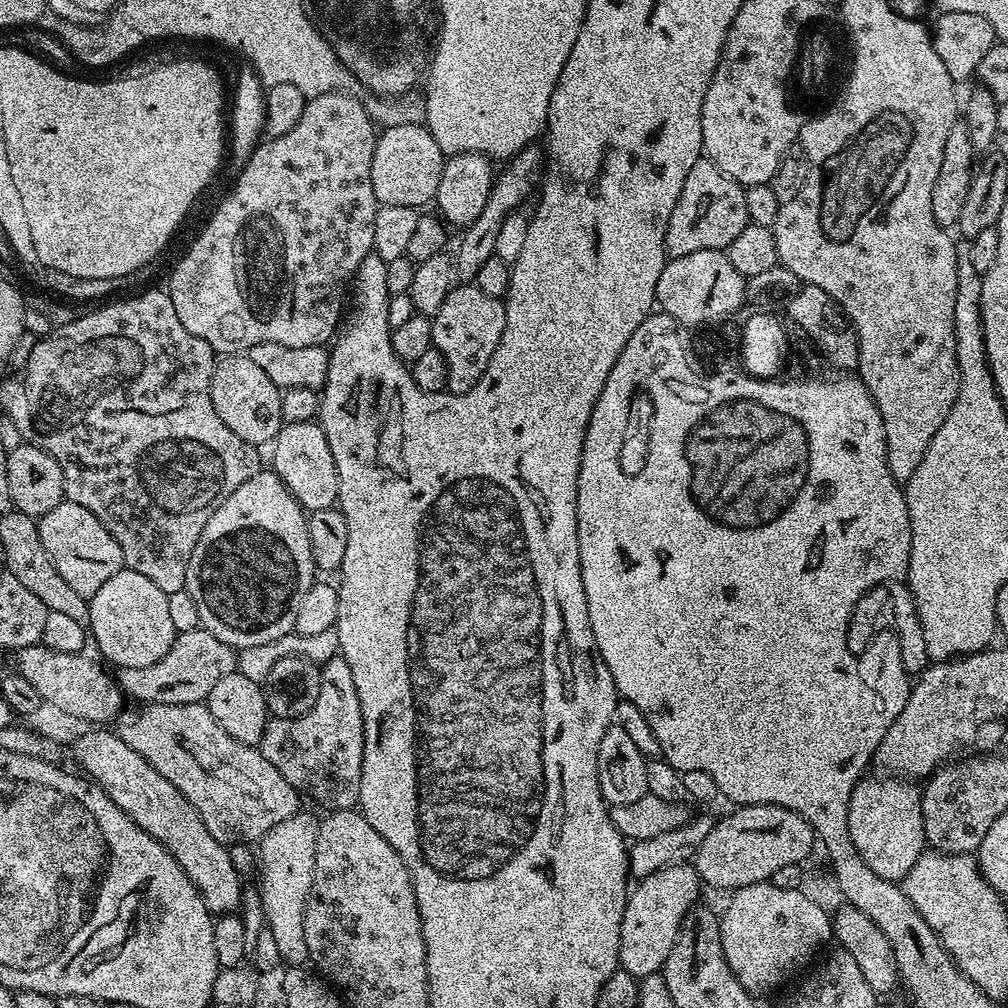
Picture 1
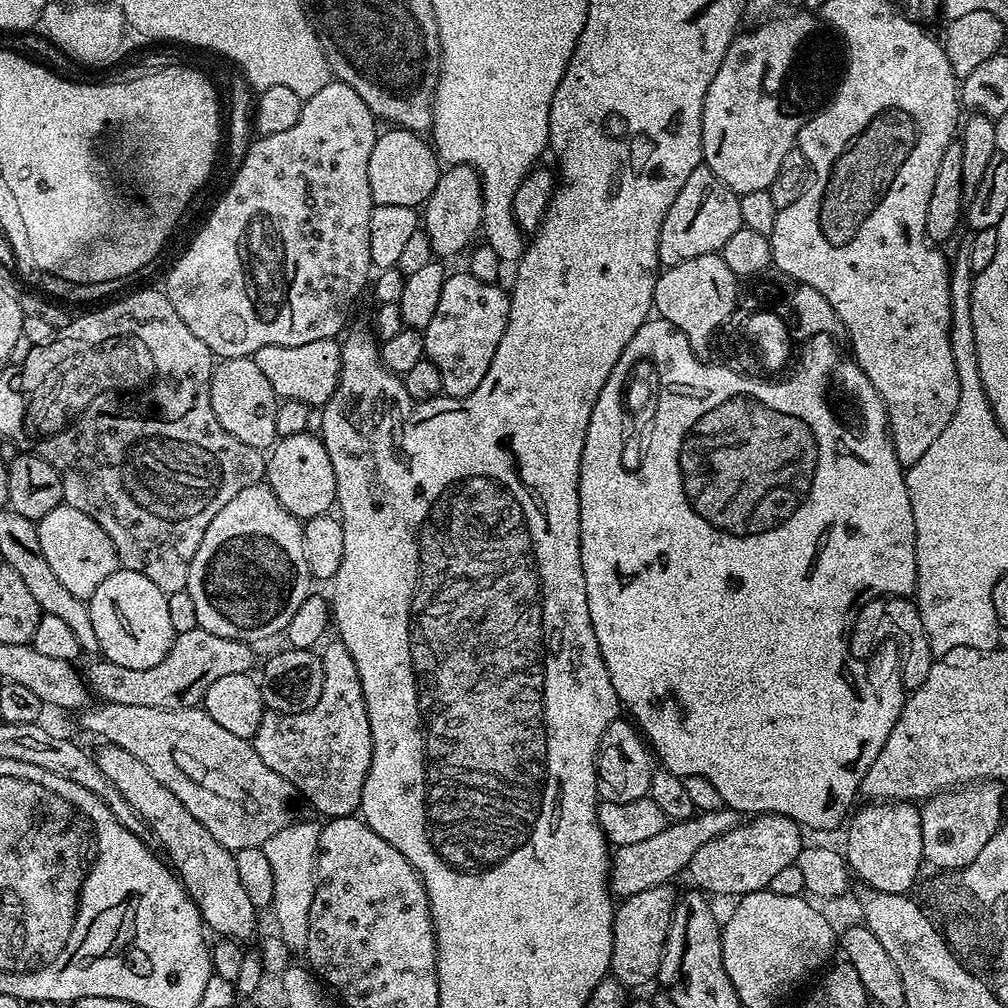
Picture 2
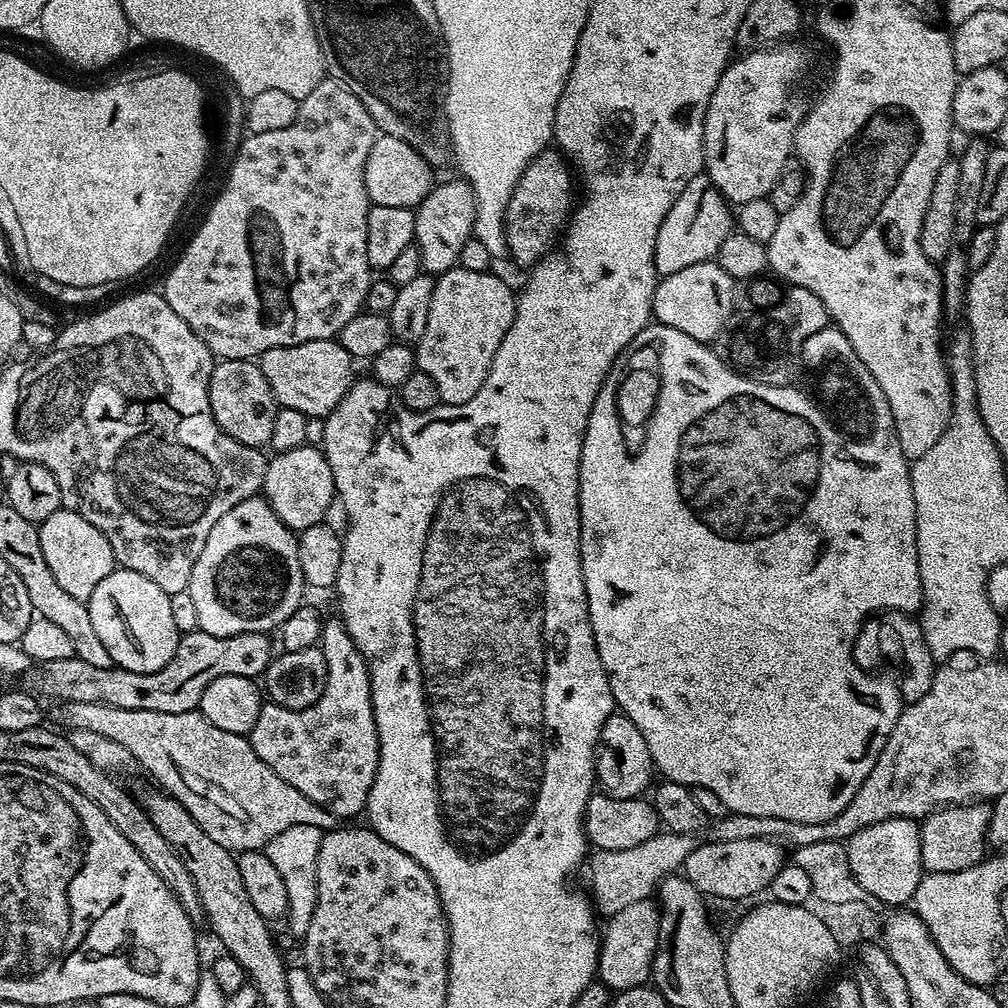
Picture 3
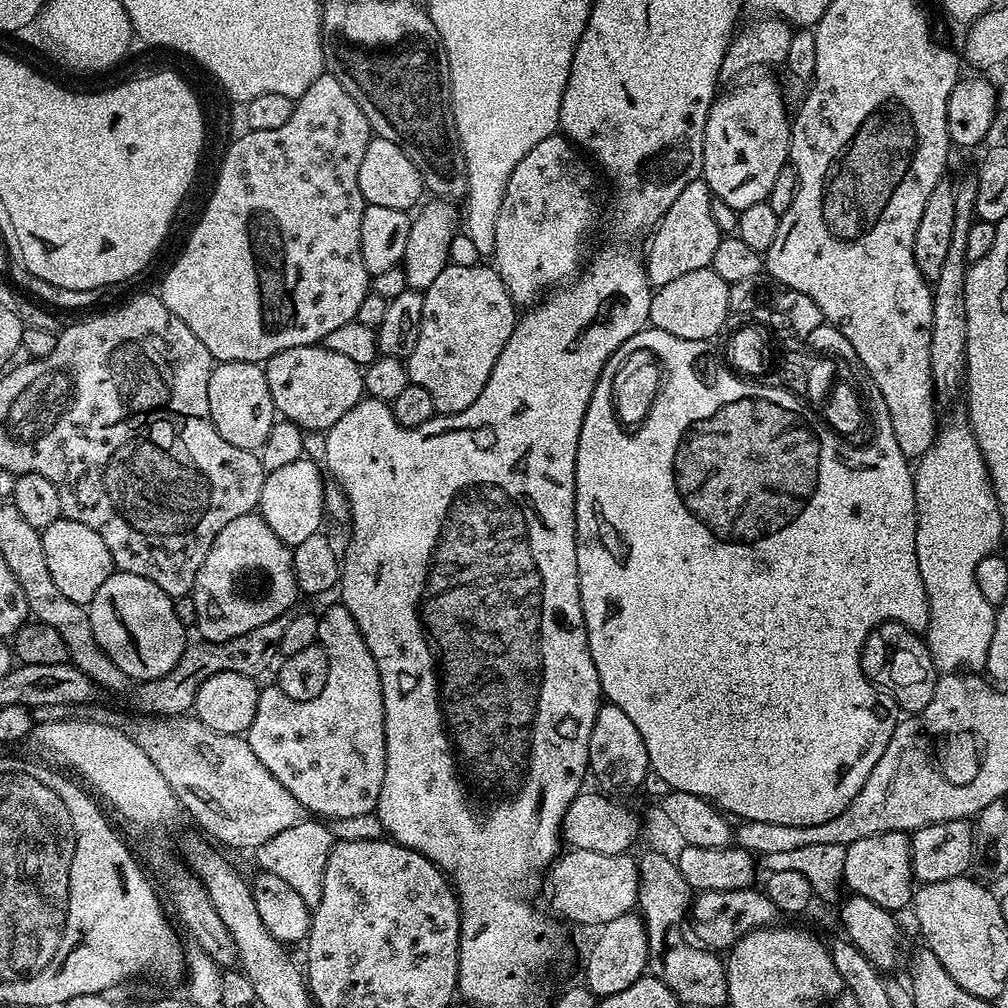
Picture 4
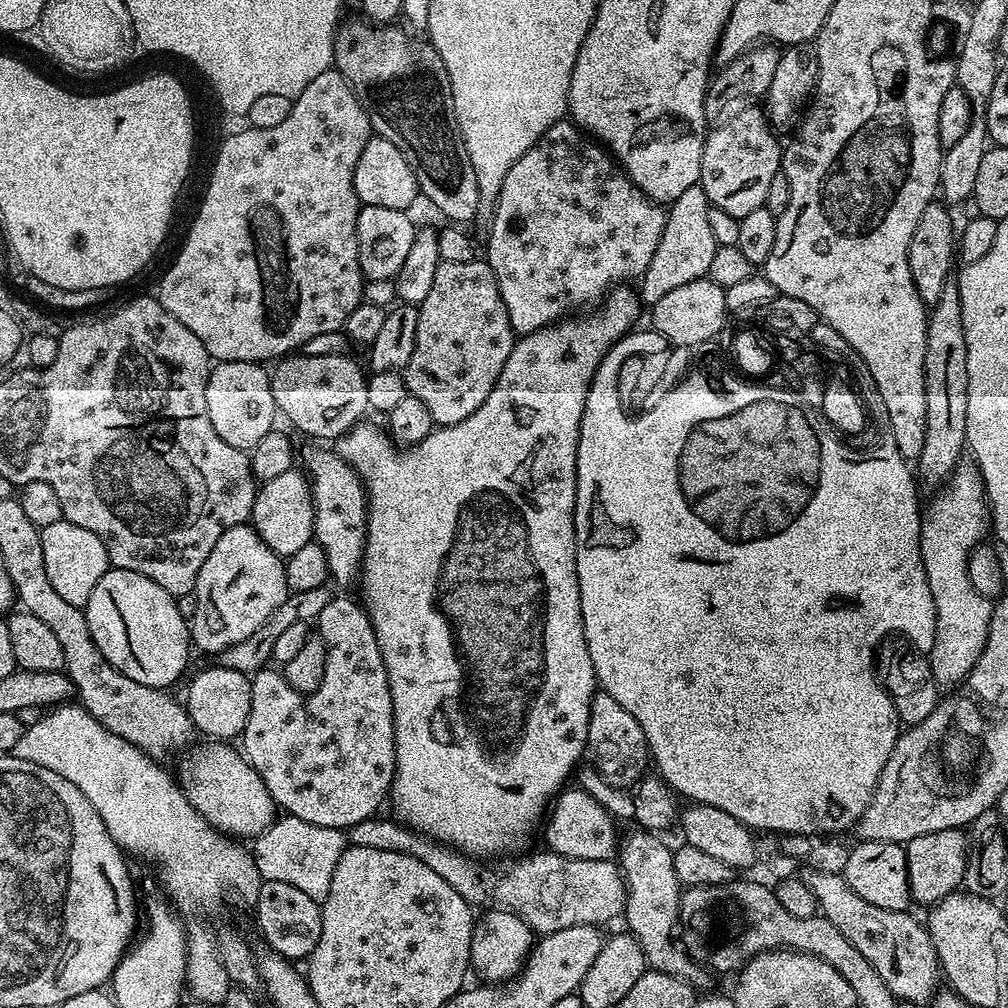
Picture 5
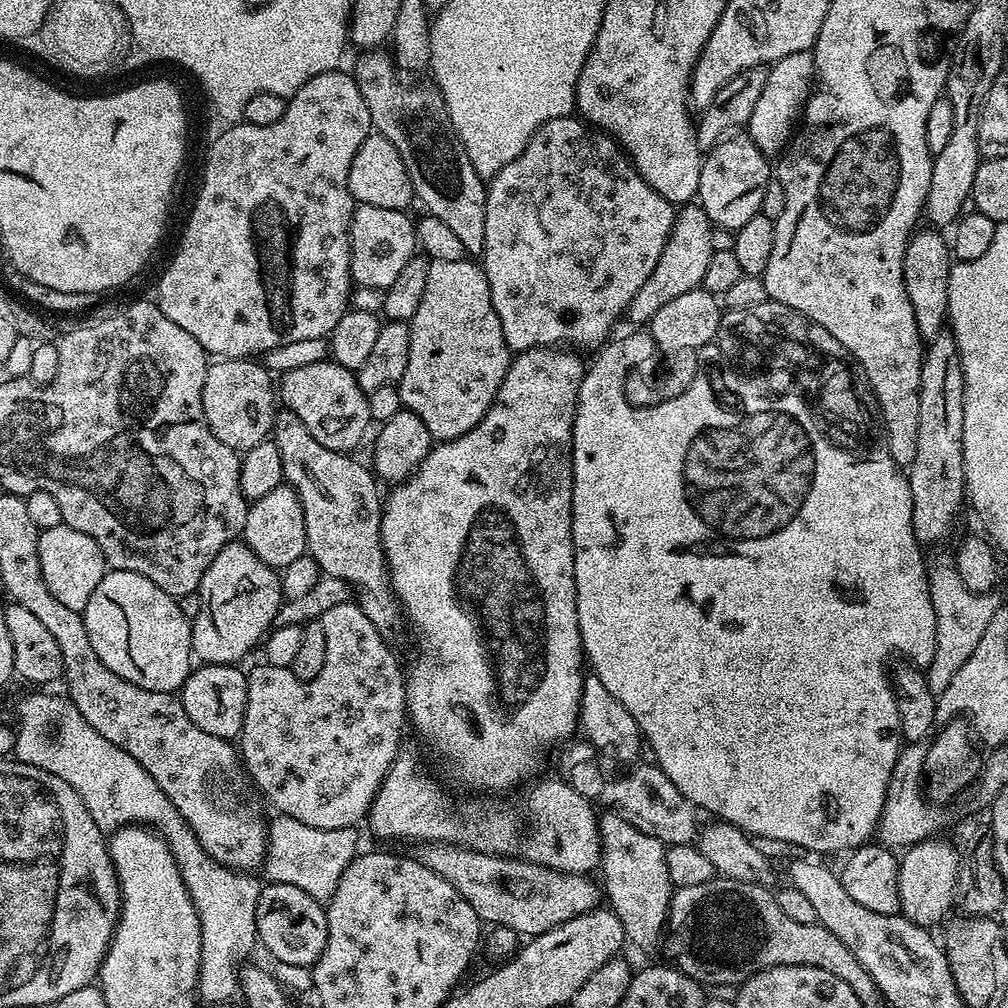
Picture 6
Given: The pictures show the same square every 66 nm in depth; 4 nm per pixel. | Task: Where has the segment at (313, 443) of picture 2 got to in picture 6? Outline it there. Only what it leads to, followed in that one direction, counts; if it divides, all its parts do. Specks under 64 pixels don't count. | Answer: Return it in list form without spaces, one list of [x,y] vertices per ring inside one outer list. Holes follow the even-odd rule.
[[[282,483],[270,490],[270,494],[262,494],[262,498],[251,501],[242,540],[250,550],[254,550],[254,554],[258,554],[262,562],[266,562],[266,566],[277,570],[290,566],[294,558],[305,555],[308,551],[306,522],[302,518],[302,504],[298,502],[295,490],[289,488],[287,483]]]

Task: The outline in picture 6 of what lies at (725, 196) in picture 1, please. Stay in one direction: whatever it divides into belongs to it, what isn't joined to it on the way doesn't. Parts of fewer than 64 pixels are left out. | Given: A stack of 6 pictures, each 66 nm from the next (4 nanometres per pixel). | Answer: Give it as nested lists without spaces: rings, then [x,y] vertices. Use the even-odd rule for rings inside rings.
[[[689,202],[677,211],[672,233],[662,250],[662,258],[658,258],[658,266],[654,266],[654,274],[646,278],[642,290],[638,290],[638,294],[634,294],[630,302],[626,313],[626,320],[632,323],[629,325],[651,325],[654,314],[658,314],[658,310],[662,310],[666,302],[678,298],[678,294],[686,294],[686,290],[694,290],[703,285],[706,265],[709,264],[714,251],[712,232],[714,233],[712,219],[700,203]]]

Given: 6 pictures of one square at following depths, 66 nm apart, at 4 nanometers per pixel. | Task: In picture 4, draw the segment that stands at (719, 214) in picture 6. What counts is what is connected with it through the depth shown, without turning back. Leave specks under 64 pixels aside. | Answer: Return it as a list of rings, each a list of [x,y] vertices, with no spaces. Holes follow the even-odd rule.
[[[756,80],[733,90],[729,96],[713,100],[704,135],[704,171],[702,179],[708,184],[713,197],[728,208],[739,210],[746,206],[763,204],[778,178],[778,170],[789,163],[788,147],[792,137],[789,113],[784,113],[780,88],[772,80]]]

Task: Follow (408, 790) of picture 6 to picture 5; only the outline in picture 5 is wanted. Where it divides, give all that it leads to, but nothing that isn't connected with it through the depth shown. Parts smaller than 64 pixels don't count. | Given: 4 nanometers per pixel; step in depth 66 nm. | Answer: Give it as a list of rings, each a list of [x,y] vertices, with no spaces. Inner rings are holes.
[[[568,786],[555,797],[546,816],[544,840],[547,851],[556,852],[566,858],[579,860],[610,860],[618,852],[618,836],[616,840],[616,824],[613,813],[602,807],[591,791]]]

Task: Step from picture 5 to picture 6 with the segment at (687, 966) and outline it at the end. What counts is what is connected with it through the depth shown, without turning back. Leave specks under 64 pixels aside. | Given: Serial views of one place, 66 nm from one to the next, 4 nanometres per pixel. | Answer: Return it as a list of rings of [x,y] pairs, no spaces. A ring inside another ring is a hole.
[[[608,810],[599,817],[600,866],[598,880],[607,907],[622,922],[627,943],[636,948],[656,948],[662,944],[668,908],[672,905],[673,887],[666,874],[666,846],[650,834],[642,834],[626,818]]]

